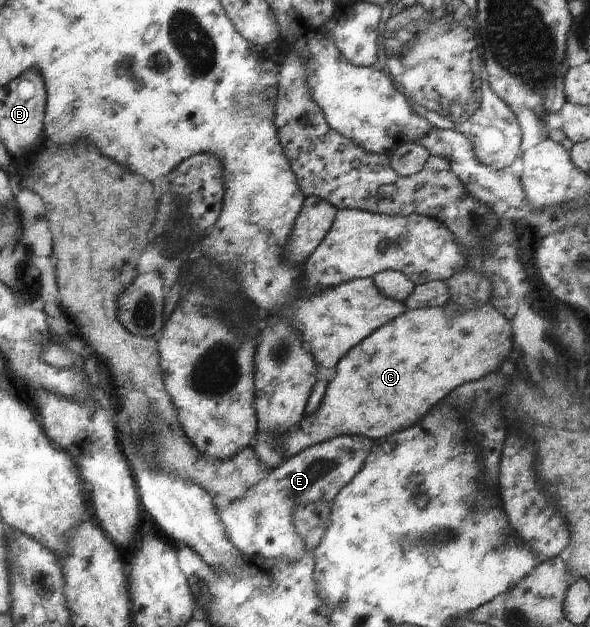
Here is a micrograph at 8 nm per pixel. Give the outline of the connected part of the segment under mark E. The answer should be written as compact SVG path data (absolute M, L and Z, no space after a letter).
M341 435L289 457L283 464L269 470L269 474L250 488L241 500L228 504L216 502L216 513L224 526L226 537L244 555L299 560L305 550L290 521L292 510L298 504L303 506L320 500L331 502L339 490L361 470L366 454L358 436Z

